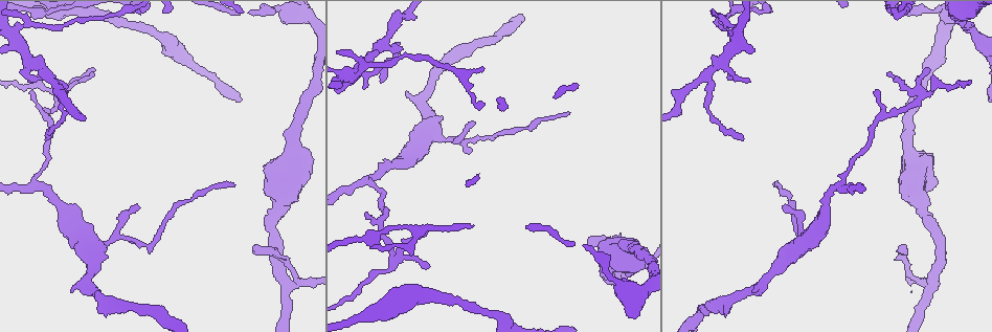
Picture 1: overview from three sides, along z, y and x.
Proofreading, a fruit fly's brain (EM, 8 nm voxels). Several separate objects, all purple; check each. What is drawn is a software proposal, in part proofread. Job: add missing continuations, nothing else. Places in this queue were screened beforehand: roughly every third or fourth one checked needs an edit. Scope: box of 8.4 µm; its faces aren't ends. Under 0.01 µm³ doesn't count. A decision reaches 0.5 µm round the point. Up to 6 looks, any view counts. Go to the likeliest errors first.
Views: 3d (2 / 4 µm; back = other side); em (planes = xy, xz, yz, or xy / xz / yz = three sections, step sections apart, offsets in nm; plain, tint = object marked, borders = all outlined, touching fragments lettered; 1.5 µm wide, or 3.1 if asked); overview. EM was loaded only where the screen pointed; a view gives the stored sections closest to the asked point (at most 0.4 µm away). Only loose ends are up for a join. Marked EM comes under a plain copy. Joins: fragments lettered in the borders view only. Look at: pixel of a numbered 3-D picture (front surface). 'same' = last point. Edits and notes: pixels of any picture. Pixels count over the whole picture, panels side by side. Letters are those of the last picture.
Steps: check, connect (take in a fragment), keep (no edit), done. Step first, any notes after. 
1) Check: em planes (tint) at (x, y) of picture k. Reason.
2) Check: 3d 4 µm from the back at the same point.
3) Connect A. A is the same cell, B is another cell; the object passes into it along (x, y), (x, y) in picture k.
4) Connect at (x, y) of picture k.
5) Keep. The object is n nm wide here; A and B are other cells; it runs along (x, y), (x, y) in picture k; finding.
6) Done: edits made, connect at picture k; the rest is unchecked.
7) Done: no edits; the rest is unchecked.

Check: em xy step 8 (borders) at (907, 250) of picture 1. An open end.

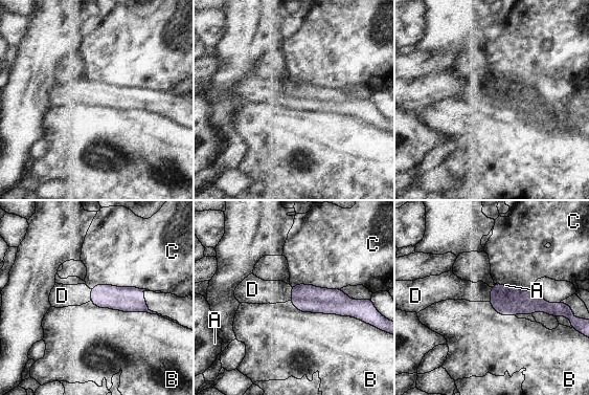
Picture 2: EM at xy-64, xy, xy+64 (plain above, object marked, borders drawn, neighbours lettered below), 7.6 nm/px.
Check: em planes (borders) at the same point.

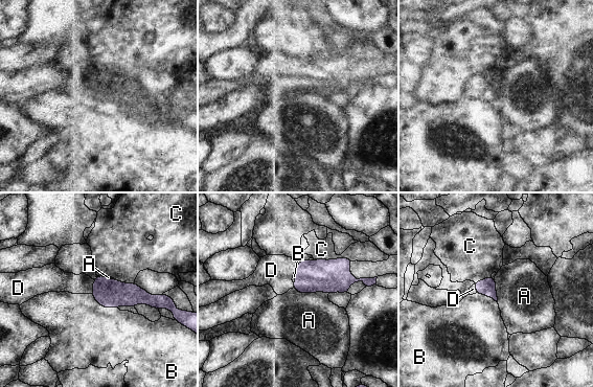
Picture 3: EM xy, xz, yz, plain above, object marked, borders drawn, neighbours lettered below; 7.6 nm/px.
Connect D. The object is 130 nm wide here; D is the same cell, A, B and C are other cells; the object passes into it along (109, 293), (93, 287), (62, 281) in picture 3; it goes on there.

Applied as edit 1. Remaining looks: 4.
Check: em xz step 8 (borders) at (92, 68) of picture 1. Free end.

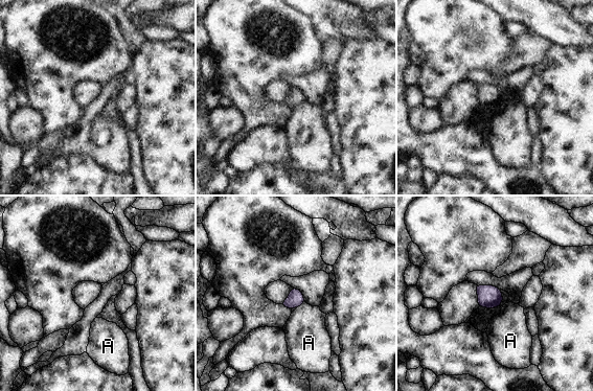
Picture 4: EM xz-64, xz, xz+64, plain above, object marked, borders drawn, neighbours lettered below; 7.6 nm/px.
Check: em planes (borders) at the same point.

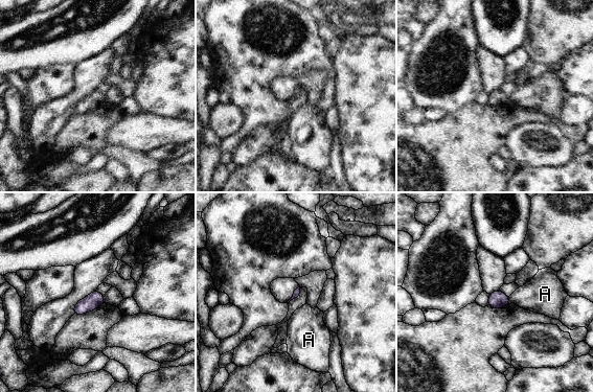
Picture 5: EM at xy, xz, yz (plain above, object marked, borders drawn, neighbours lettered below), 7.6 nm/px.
Keep. A is another cell; a border runs along (508, 297), (509, 303) in picture 5; none of them fits.

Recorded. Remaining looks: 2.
Done: edits made, connect at picture 3; the rest is unchecked.

